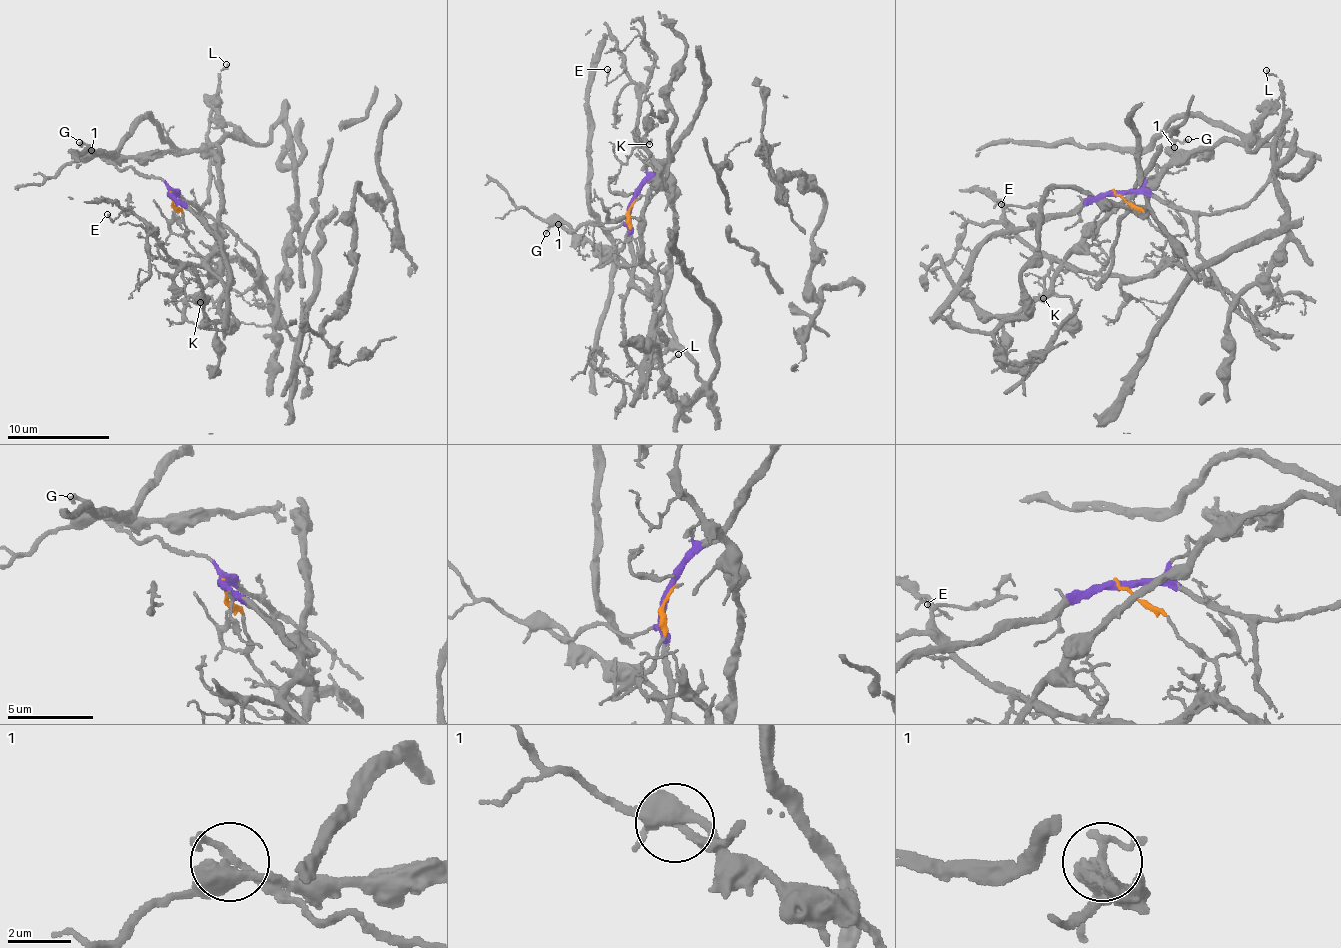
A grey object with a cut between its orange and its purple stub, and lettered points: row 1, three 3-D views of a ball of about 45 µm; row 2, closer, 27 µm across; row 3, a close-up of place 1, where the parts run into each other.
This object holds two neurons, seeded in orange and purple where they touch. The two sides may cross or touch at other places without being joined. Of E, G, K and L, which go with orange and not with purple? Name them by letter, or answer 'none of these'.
E, K

